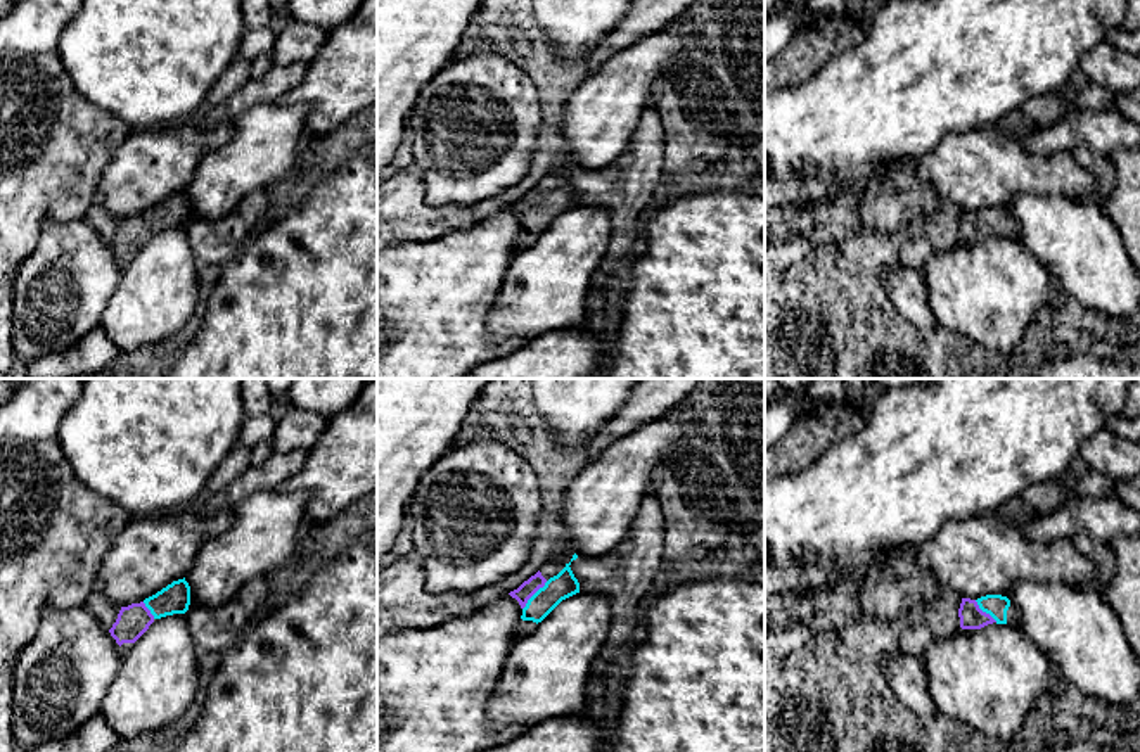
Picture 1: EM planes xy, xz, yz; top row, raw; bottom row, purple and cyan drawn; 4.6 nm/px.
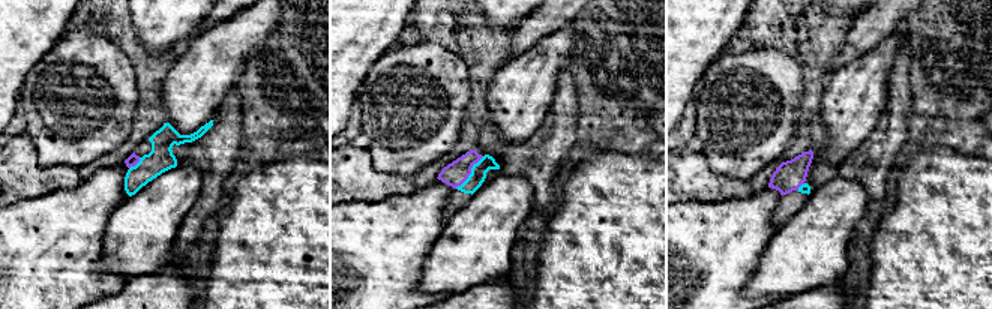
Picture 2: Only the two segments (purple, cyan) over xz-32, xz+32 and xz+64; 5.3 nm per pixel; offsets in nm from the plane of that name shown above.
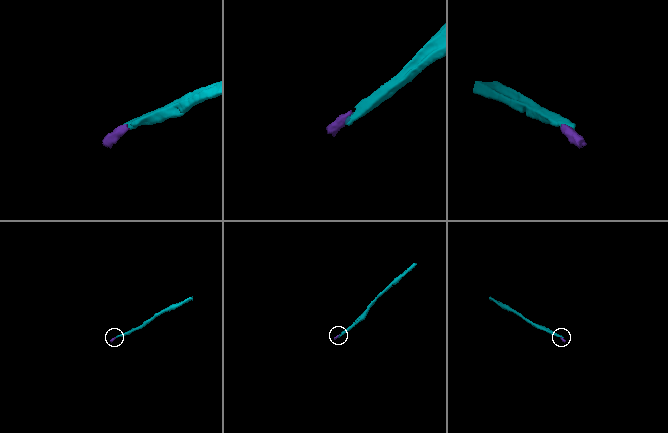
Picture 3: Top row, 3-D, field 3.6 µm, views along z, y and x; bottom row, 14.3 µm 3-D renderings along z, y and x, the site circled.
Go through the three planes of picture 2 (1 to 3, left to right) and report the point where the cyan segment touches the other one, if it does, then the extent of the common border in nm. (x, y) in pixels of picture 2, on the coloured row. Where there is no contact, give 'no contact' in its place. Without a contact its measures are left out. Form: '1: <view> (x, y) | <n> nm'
1: xz-32 (135, 164) | 90 nm
2: xz+32 (470, 173) | 240 nm
3: xz+64 (800, 185) | 60 nm

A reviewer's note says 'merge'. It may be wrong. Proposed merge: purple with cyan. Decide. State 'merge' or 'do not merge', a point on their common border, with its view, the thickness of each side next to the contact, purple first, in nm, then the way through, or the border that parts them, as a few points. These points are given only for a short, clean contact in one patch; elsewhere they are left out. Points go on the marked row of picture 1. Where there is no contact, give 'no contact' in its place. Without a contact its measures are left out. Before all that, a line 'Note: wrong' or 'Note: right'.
Note: right
merge | xz (533, 593) | 80/120 nm | across xz (528, 588), (533, 593), (550, 593), (564, 585)

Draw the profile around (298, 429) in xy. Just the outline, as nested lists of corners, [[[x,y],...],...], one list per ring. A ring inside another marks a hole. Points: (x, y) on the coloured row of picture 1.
[[[291,406],[277,422],[272,441],[275,453],[289,453],[292,449],[311,449],[323,434],[329,418]]]

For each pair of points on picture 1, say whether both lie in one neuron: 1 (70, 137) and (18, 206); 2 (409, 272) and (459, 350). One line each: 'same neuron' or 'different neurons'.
1: same neuron
2: same neuron

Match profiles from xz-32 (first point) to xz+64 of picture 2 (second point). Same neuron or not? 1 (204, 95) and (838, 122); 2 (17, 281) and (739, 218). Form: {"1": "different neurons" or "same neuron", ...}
{"1": "same neuron", "2": "same neuron"}

